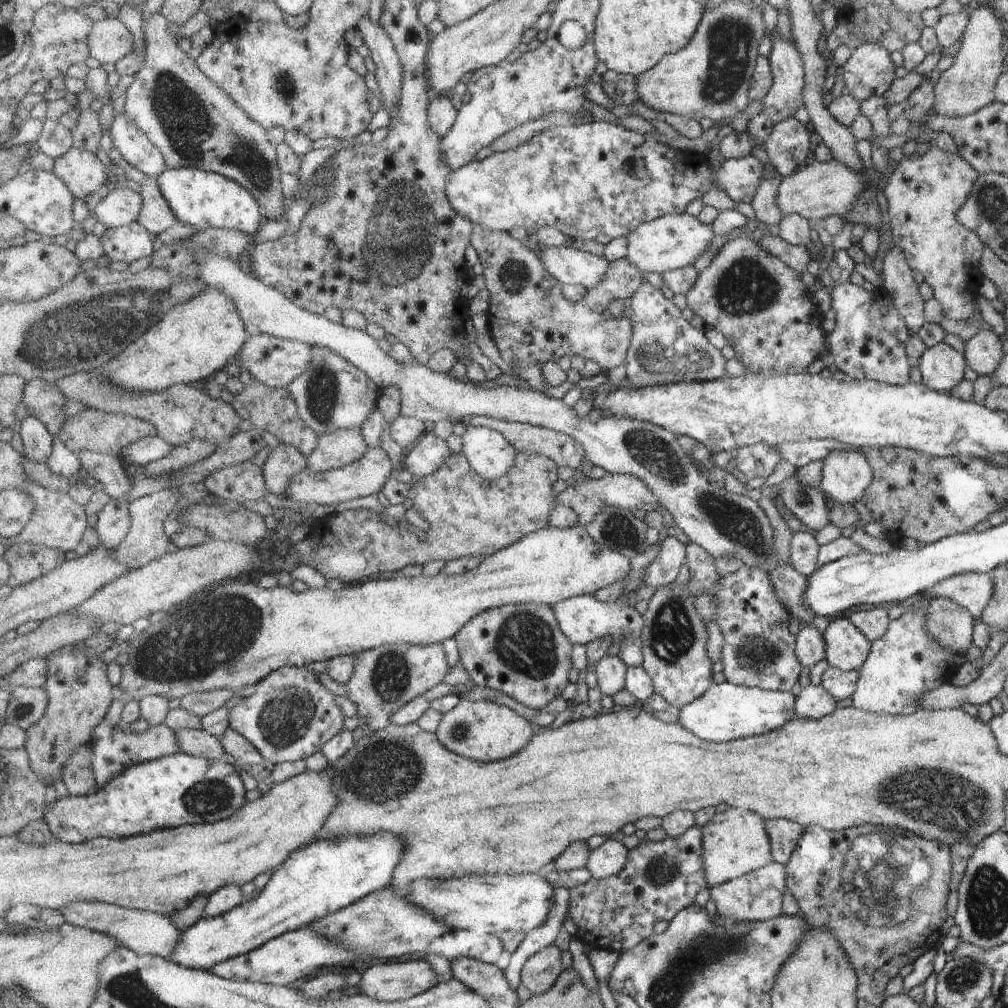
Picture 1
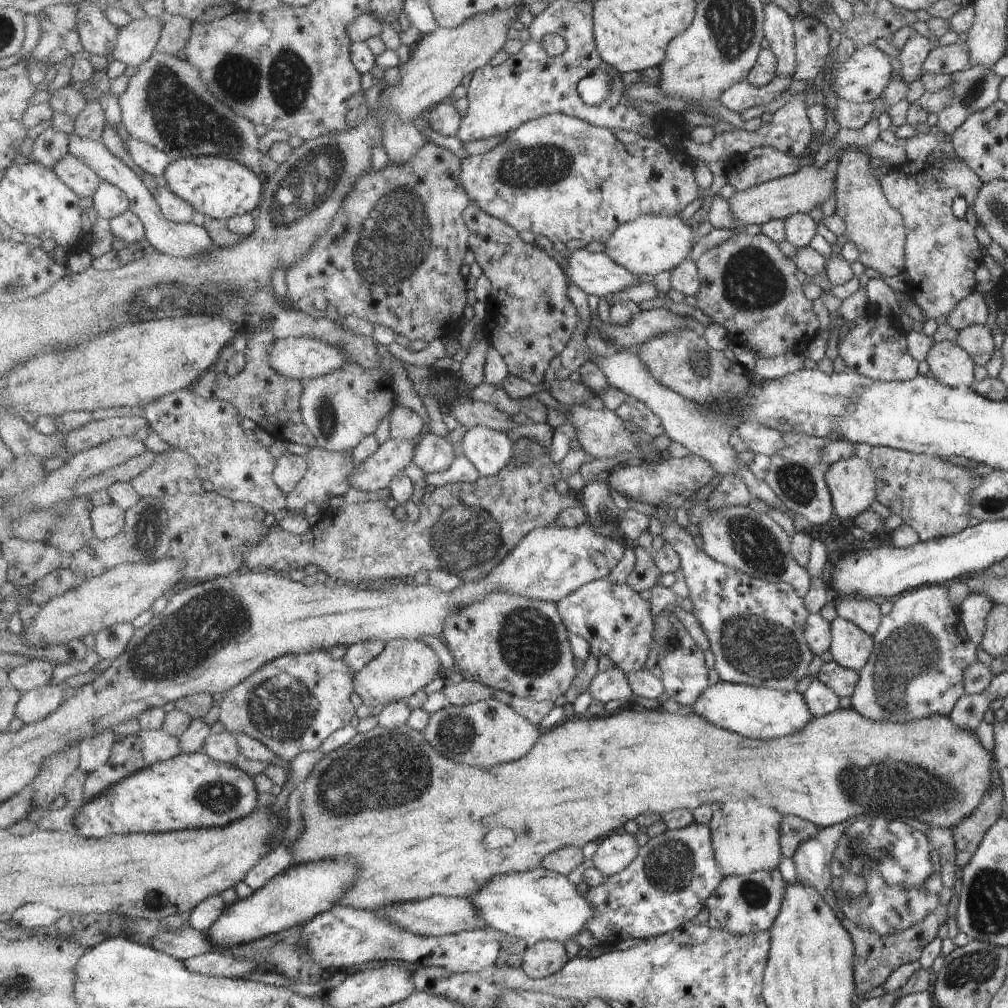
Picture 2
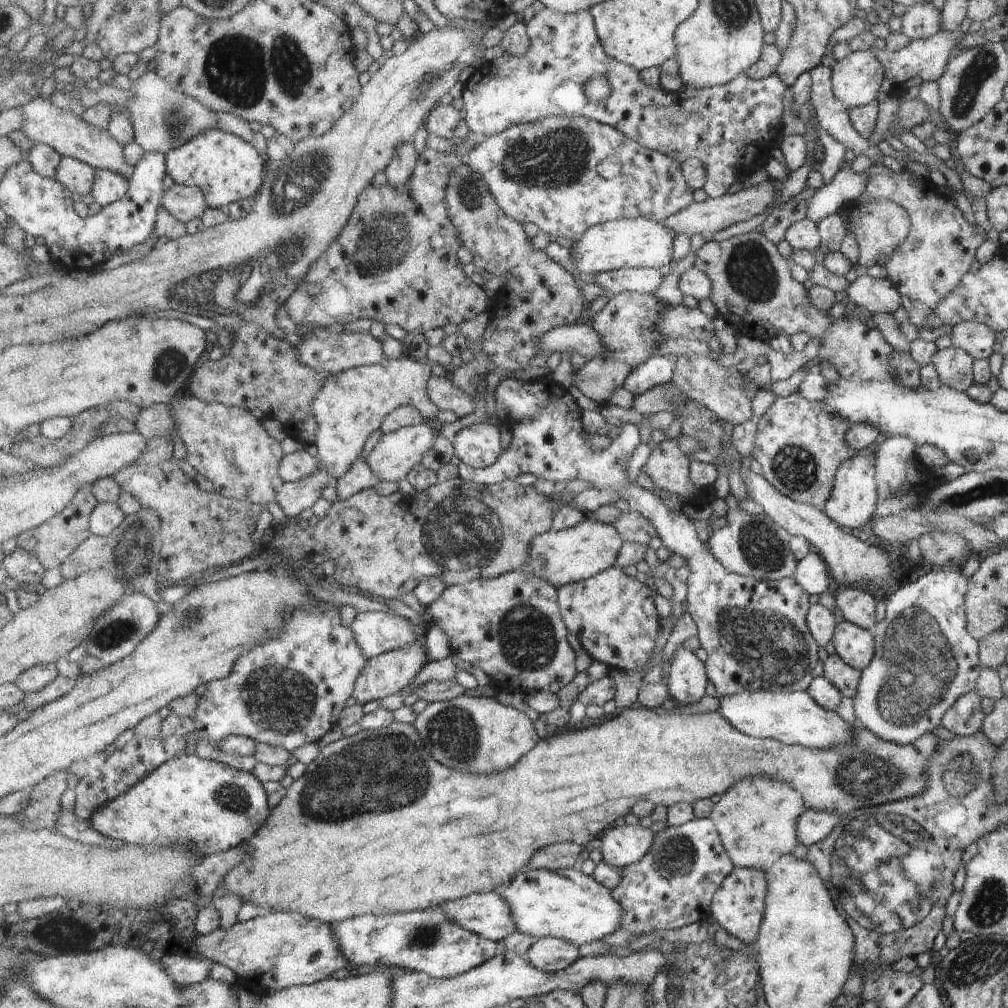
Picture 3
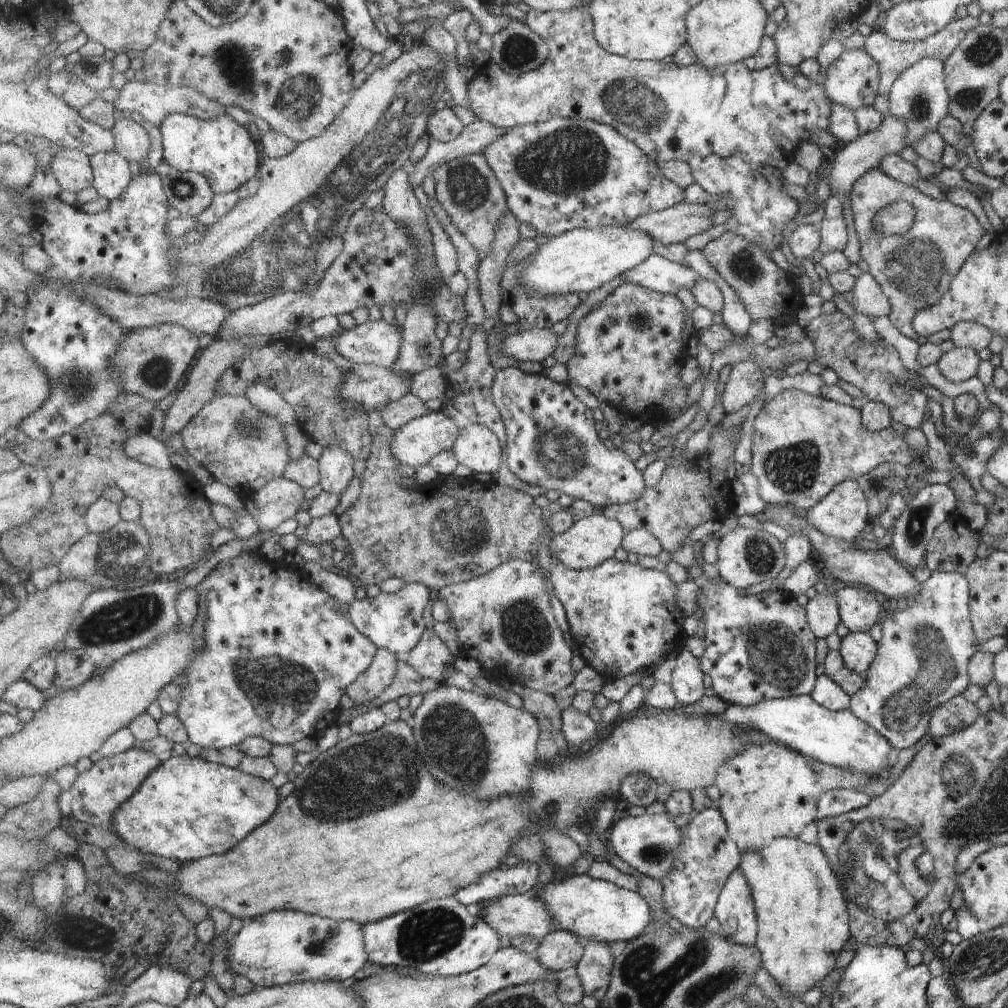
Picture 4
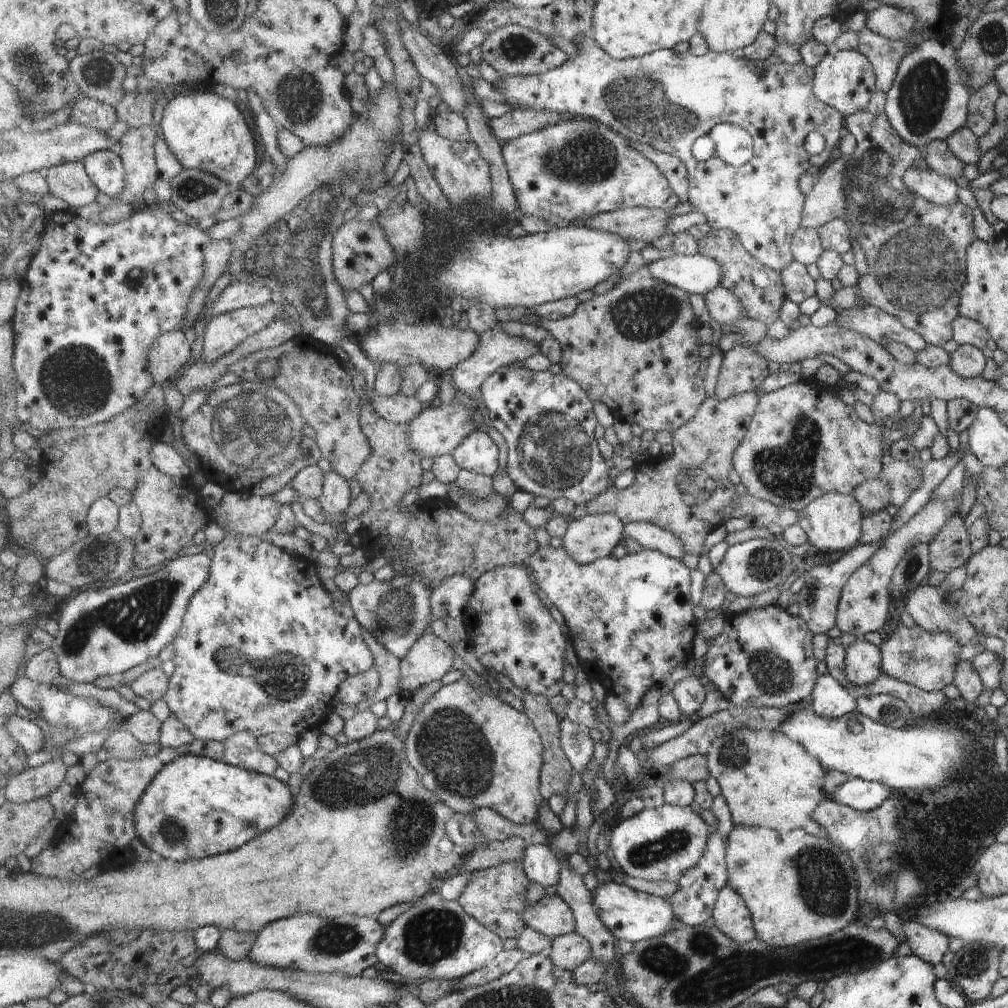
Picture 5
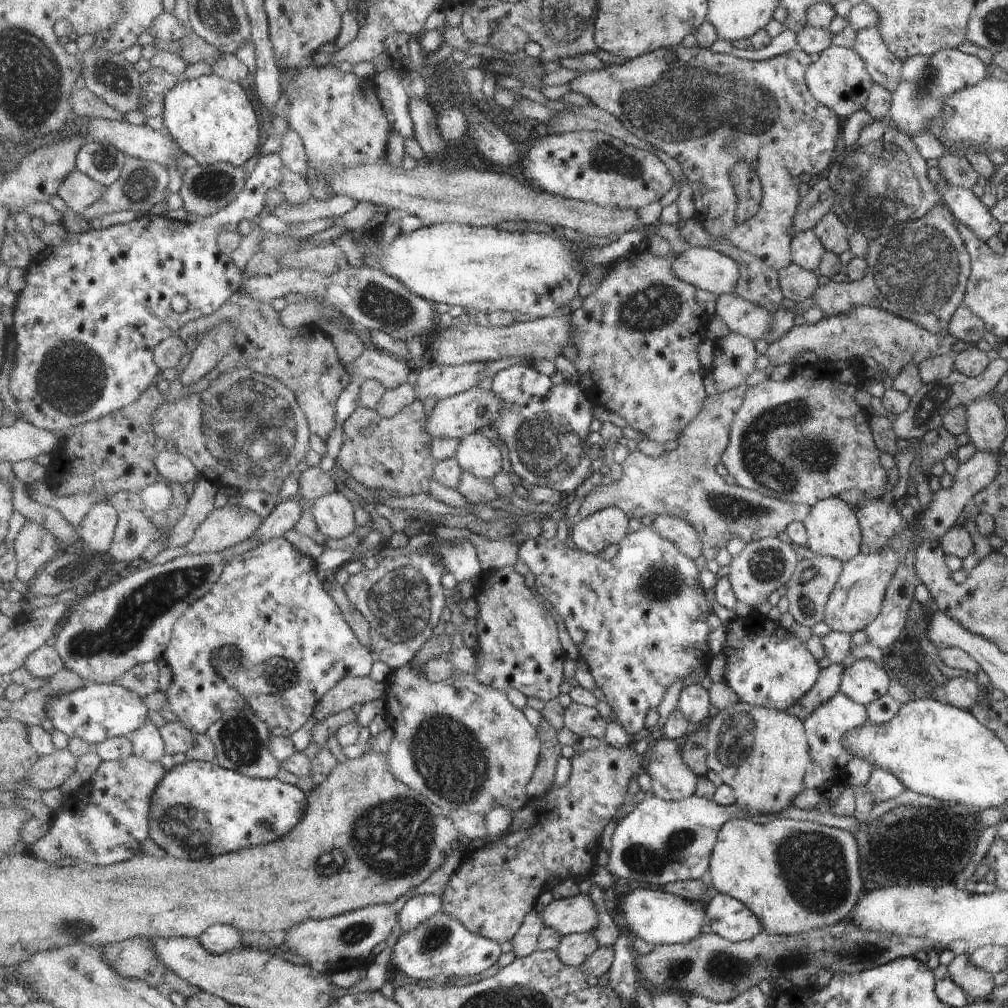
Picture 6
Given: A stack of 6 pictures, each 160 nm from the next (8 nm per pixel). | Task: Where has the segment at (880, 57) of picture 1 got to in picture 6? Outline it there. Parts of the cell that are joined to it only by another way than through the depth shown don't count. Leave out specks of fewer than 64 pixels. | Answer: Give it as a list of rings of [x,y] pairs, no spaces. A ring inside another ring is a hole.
[[[830,46],[814,57],[814,61],[805,69],[804,79],[810,95],[818,104],[826,106],[836,117],[845,119],[854,112],[863,110],[872,80],[866,73],[865,65],[857,54],[848,48]]]

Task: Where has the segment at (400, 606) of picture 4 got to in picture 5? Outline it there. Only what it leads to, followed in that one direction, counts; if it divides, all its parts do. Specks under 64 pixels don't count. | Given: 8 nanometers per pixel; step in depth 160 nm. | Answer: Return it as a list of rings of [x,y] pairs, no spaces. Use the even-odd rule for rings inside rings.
[[[413,573],[396,574],[390,582],[359,584],[348,595],[353,616],[365,628],[371,628],[375,638],[401,660],[424,635],[425,626],[432,624],[432,592],[428,582]]]

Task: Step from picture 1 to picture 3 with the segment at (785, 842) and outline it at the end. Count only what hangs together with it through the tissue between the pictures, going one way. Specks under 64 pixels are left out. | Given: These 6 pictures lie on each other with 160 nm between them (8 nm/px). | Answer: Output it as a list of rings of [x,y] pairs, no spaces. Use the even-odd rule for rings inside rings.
[[[805,809],[796,820],[796,839],[798,844],[808,847],[821,842],[838,823],[835,813]]]

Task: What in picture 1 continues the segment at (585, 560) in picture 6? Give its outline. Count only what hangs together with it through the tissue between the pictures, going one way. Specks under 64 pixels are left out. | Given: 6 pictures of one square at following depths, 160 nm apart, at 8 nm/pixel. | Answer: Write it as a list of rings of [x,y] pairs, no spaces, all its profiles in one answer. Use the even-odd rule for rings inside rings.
[[[583,595],[573,597],[552,607],[556,612],[561,630],[565,636],[572,640],[573,644],[586,646],[590,642],[600,638],[609,637],[614,643],[622,640],[621,660],[629,667],[641,667],[644,664],[644,653],[642,652],[642,630],[645,626],[644,614],[641,616],[628,602],[604,603],[595,595]]]

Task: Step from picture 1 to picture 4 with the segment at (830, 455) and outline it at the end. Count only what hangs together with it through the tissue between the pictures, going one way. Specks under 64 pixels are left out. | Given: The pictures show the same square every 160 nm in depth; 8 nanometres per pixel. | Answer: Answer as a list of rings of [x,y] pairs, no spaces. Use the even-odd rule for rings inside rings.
[[[855,479],[838,482],[815,506],[804,511],[808,521],[821,534],[839,540],[854,541],[869,521],[866,498]]]

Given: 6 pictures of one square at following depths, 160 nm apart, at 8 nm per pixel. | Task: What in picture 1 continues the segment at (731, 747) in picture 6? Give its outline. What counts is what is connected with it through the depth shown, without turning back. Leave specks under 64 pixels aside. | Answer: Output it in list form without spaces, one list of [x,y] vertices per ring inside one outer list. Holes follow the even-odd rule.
[[[727,808],[723,814],[715,814],[715,818],[707,822],[702,827],[702,831],[705,884],[708,890],[711,887],[719,887],[720,884],[731,879],[739,878],[747,871],[764,867],[772,860],[768,835],[763,820],[757,814],[737,808]]]

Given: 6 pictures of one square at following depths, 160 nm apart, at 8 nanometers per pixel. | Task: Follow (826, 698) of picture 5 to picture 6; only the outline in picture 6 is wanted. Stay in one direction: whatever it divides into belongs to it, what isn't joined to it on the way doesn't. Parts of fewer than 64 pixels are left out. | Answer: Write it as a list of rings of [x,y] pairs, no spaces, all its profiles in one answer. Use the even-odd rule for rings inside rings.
[[[841,691],[834,692],[813,709],[813,712],[802,722],[804,737],[808,744],[808,763],[802,780],[805,789],[813,789],[821,794],[824,783],[830,782],[831,779],[847,785],[846,764],[852,756],[841,746],[841,736],[845,731],[858,727],[867,720],[865,707],[849,700]]]

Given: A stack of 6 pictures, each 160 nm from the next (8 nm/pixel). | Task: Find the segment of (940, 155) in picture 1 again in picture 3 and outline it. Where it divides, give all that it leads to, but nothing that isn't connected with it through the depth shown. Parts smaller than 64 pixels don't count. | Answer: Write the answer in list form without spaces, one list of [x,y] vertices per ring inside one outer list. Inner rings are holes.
[[[872,164],[865,173],[868,174],[867,183],[857,203],[887,199],[901,206],[910,222],[905,240],[901,241],[882,266],[885,269],[885,280],[898,292],[900,305],[909,314],[908,321],[917,328],[917,338],[933,343],[943,335],[949,337],[952,325],[928,327],[926,318],[938,302],[957,286],[959,279],[968,273],[975,249],[986,239],[987,232],[979,227],[974,230],[955,201],[931,192],[931,186],[925,184],[923,178],[914,177],[904,169],[894,172],[881,164]]]

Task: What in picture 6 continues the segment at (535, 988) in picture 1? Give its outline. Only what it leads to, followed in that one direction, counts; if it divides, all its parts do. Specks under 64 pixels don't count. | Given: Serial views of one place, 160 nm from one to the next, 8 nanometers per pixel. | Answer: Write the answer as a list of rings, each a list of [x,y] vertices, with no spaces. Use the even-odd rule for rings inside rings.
[[[592,932],[573,933],[561,939],[561,944],[556,951],[565,964],[581,968],[584,962],[600,947]]]

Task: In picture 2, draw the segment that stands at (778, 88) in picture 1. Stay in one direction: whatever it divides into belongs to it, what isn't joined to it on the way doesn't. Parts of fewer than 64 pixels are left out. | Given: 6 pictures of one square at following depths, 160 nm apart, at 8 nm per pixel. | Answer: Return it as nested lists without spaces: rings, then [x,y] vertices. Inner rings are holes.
[[[769,2],[764,8],[764,33],[775,57],[775,77],[791,78],[796,67],[792,19]]]

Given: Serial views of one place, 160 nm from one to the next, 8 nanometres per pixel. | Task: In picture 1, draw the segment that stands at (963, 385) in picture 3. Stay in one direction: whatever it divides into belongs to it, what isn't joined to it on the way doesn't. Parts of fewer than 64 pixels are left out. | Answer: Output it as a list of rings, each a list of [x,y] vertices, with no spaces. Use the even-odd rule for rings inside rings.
[[[943,342],[926,348],[919,357],[922,383],[932,391],[949,392],[963,379],[964,356]]]

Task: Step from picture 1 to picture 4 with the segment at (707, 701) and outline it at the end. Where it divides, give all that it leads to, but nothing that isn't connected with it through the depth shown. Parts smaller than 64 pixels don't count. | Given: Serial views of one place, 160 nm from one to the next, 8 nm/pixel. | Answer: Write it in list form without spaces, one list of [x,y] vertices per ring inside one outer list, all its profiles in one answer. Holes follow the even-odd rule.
[[[809,695],[760,700],[748,707],[728,704],[721,717],[734,725],[758,730],[774,743],[793,749],[805,758],[815,759],[827,766],[871,773],[877,778],[888,774],[895,761],[895,752],[890,744],[870,726],[853,716],[848,708],[830,711],[818,705]]]

